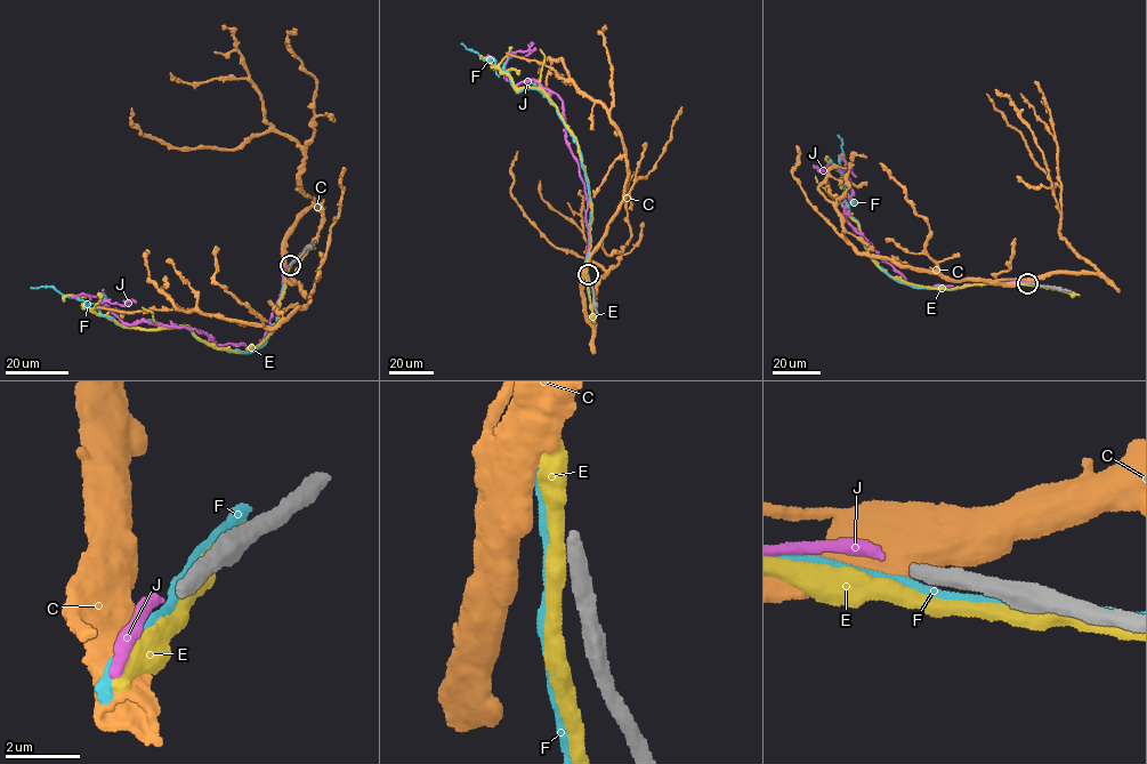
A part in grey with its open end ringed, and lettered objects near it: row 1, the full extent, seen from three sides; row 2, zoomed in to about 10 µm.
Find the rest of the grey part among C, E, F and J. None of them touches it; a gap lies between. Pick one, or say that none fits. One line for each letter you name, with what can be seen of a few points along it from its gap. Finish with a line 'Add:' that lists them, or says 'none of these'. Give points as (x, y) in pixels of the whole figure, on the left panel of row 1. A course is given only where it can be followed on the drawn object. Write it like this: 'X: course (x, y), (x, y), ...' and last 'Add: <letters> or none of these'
Add: none of these

